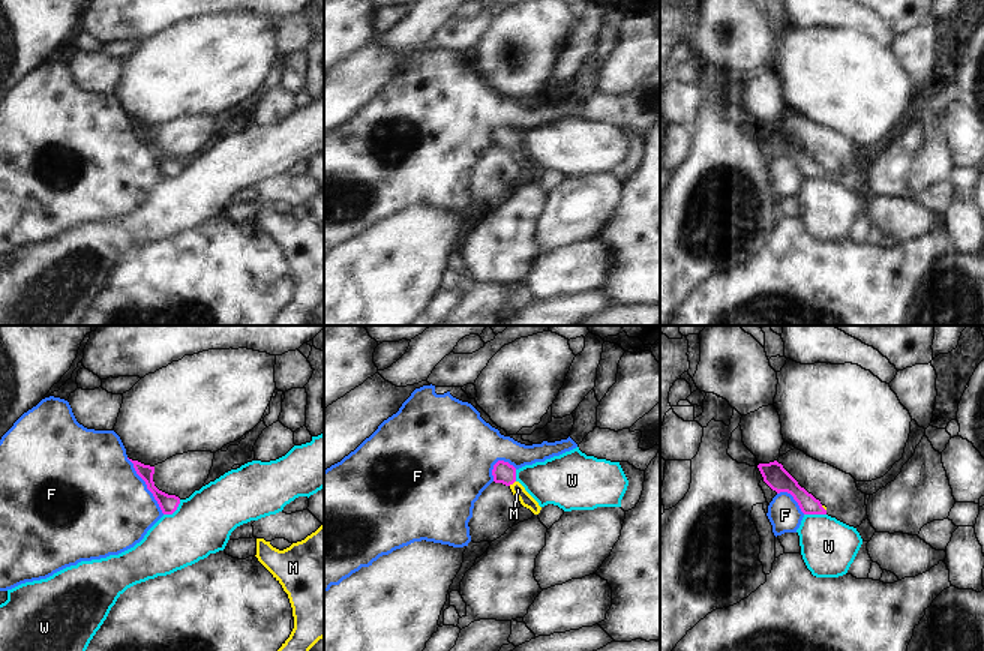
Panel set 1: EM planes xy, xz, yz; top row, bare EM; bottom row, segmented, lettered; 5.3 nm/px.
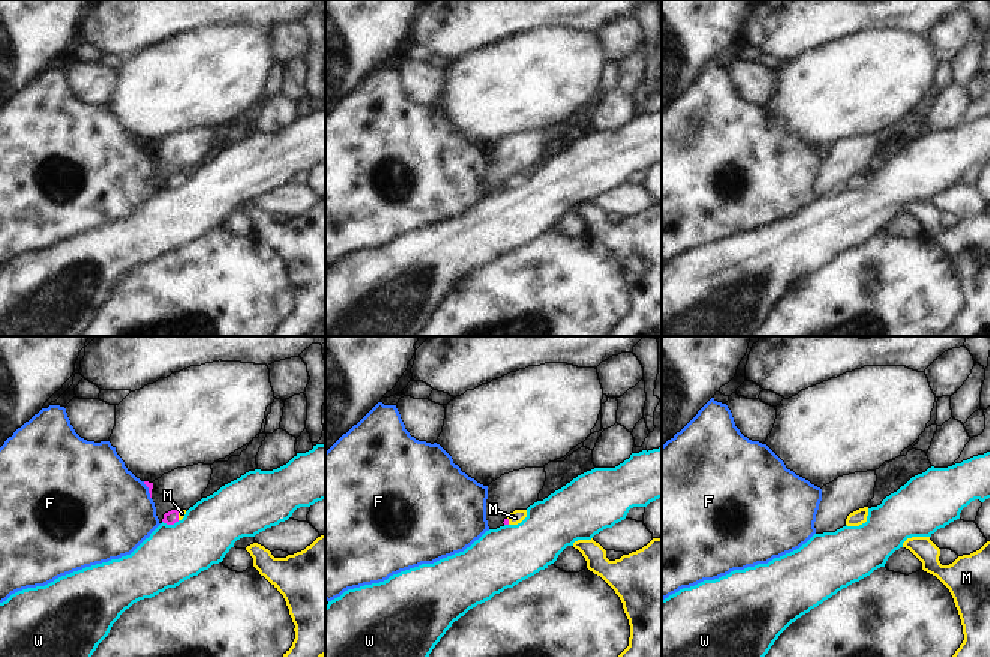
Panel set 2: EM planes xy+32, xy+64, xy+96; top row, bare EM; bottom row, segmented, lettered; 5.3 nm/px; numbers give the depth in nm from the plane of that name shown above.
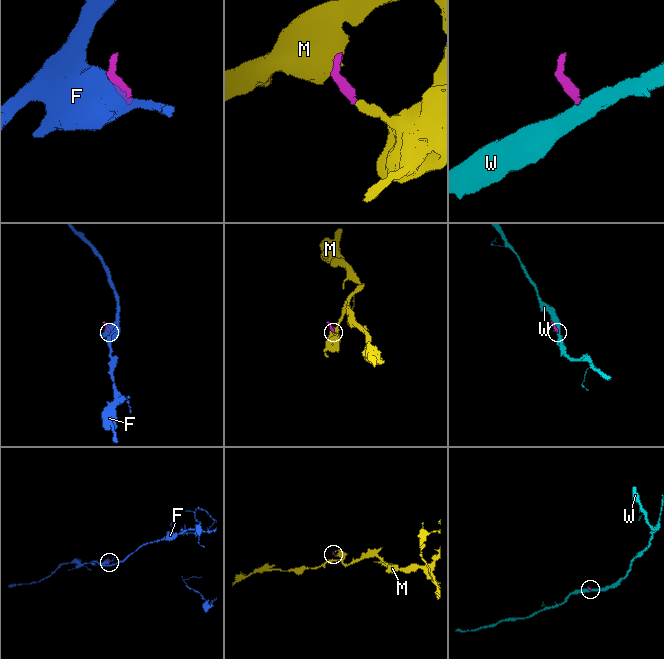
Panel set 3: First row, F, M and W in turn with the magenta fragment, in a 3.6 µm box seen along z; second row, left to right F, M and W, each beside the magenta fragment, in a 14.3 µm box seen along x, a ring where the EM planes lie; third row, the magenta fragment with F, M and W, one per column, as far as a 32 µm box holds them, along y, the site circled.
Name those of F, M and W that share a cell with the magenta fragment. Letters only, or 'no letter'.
M

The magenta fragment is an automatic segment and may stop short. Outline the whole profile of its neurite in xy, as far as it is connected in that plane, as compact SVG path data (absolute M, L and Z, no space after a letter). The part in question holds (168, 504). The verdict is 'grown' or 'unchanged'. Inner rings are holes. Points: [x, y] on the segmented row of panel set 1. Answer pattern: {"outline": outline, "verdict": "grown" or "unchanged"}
{"outline": "M129 459L129 460L134 464L136 474L146 482L147 489L153 494L162 513L172 514L180 504L180 498L176 495L168 495L154 486L154 482L153 482L154 466L144 465L144 464L141 464L138 460L132 460L132 459Z", "verdict": "unchanged"}

